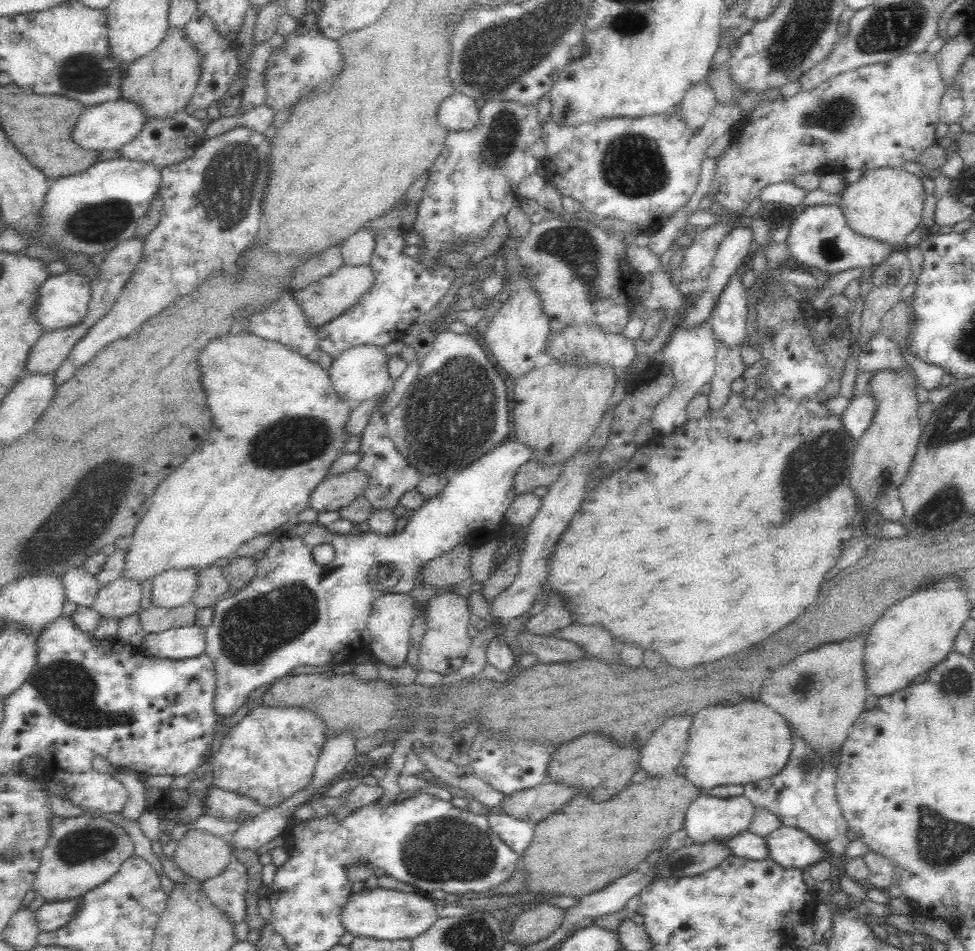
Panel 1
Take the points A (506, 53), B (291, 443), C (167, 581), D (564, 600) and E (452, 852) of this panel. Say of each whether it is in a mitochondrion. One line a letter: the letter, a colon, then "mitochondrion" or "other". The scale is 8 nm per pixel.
A: mitochondrion
B: mitochondrion
C: other
D: other
E: mitochondrion

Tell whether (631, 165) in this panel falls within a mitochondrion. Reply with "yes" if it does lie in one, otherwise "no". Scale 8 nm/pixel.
yes

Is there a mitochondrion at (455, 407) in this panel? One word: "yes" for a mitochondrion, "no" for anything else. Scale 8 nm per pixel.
yes

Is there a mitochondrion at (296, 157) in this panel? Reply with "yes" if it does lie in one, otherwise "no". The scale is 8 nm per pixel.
no

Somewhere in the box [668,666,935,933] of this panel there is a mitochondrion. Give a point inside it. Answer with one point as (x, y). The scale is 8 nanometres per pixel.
(805, 767)

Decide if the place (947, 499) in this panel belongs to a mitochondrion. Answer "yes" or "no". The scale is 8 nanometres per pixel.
yes

